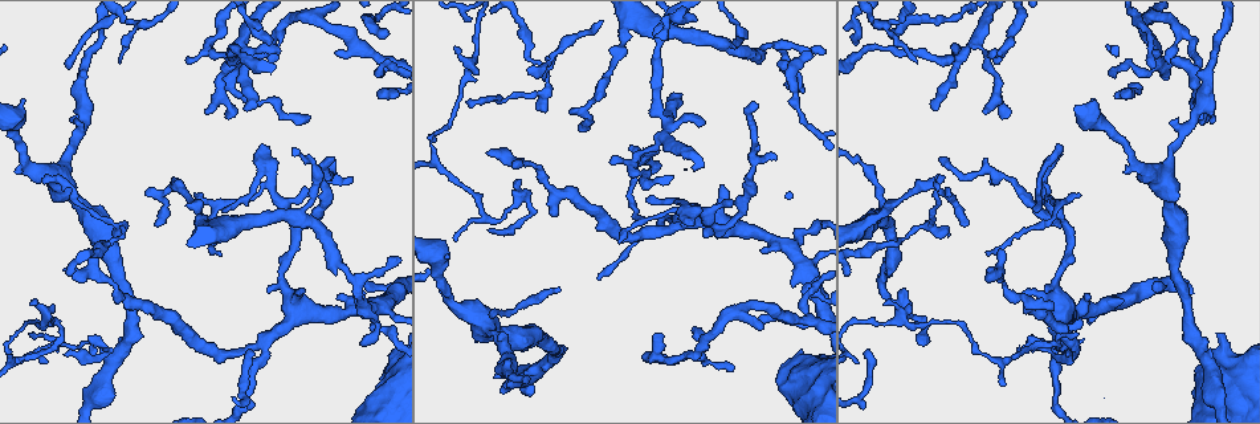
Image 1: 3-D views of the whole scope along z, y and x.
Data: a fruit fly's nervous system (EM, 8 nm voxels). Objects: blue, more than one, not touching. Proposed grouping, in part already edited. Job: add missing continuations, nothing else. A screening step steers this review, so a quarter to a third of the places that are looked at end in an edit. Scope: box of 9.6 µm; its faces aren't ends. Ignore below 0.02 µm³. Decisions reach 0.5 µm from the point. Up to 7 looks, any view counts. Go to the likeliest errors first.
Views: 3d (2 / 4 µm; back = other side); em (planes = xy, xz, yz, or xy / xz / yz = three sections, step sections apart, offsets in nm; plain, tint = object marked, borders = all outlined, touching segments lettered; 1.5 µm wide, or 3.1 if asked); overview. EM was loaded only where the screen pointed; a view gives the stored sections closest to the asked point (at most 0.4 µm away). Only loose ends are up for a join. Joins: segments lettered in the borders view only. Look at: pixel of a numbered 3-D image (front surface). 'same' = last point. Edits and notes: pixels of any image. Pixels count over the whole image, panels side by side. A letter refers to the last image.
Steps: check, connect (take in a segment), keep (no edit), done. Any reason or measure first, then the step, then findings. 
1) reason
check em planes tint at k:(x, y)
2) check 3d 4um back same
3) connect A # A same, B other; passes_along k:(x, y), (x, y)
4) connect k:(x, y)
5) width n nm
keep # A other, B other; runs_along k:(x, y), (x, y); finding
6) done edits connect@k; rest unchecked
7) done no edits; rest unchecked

an open end
check 3d 4um at 1:(886, 301)

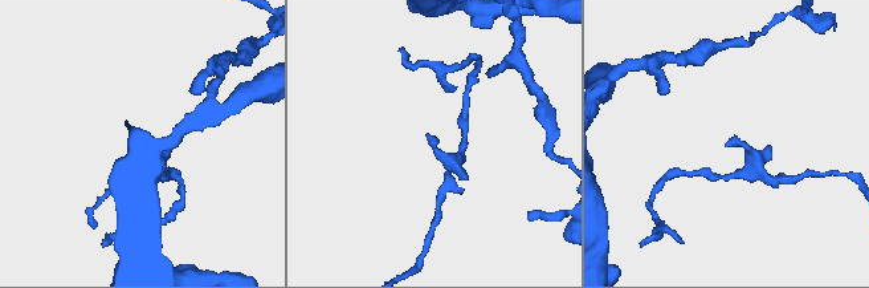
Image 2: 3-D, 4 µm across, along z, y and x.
check em planes borders at 2:(430, 137)

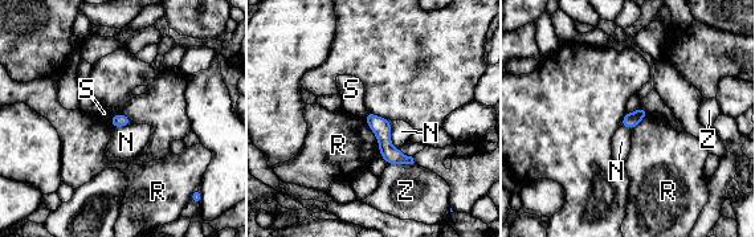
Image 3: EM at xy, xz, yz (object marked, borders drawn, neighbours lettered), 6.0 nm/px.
keep # N other, R other, S other, Z other; runs_along 3:(368, 117), (384, 143), (409, 160); no lettered segment goes on from it

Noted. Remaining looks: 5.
tapers out
check em xy step 4 borders at 1:(643, 147)

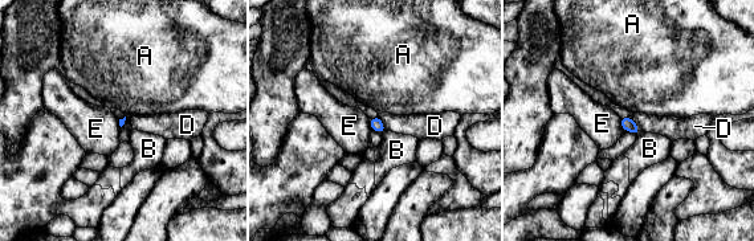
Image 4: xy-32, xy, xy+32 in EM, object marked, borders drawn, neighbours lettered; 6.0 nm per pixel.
cut it another way
check em planes borders same

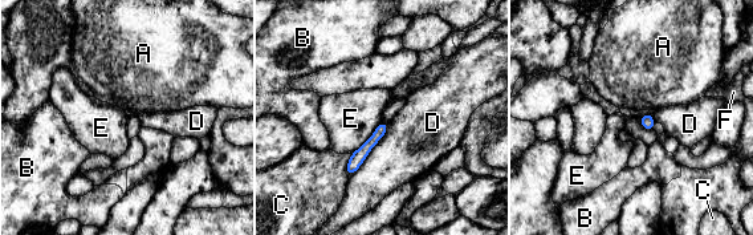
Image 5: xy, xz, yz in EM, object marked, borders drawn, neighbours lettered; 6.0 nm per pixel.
keep # A other, B other, C other, D other, E other, F other; border 5:(382, 121), (350, 154); none of them fits

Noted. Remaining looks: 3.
thin end
check 3d 2um at 1:(940, 184)

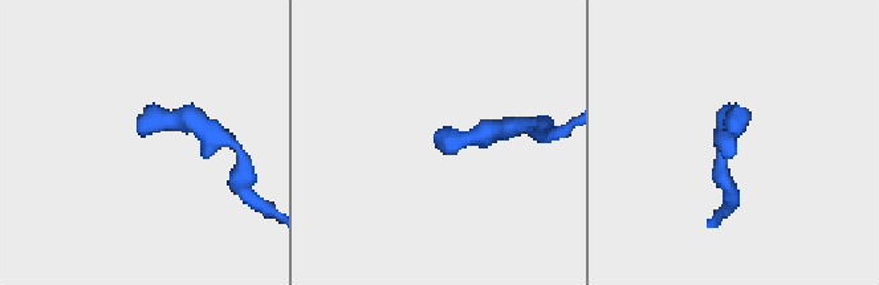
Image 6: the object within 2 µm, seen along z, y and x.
check em planes borders at 6:(733, 133)

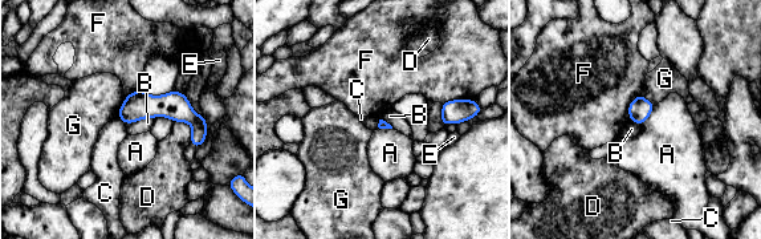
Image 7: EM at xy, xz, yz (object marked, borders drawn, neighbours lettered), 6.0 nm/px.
longest_contact F 190 nm
keep # A other, B other, C other, D other, E other, F other, G other; no lettered segment goes on from it

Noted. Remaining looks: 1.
done no edits; rest unchecked

